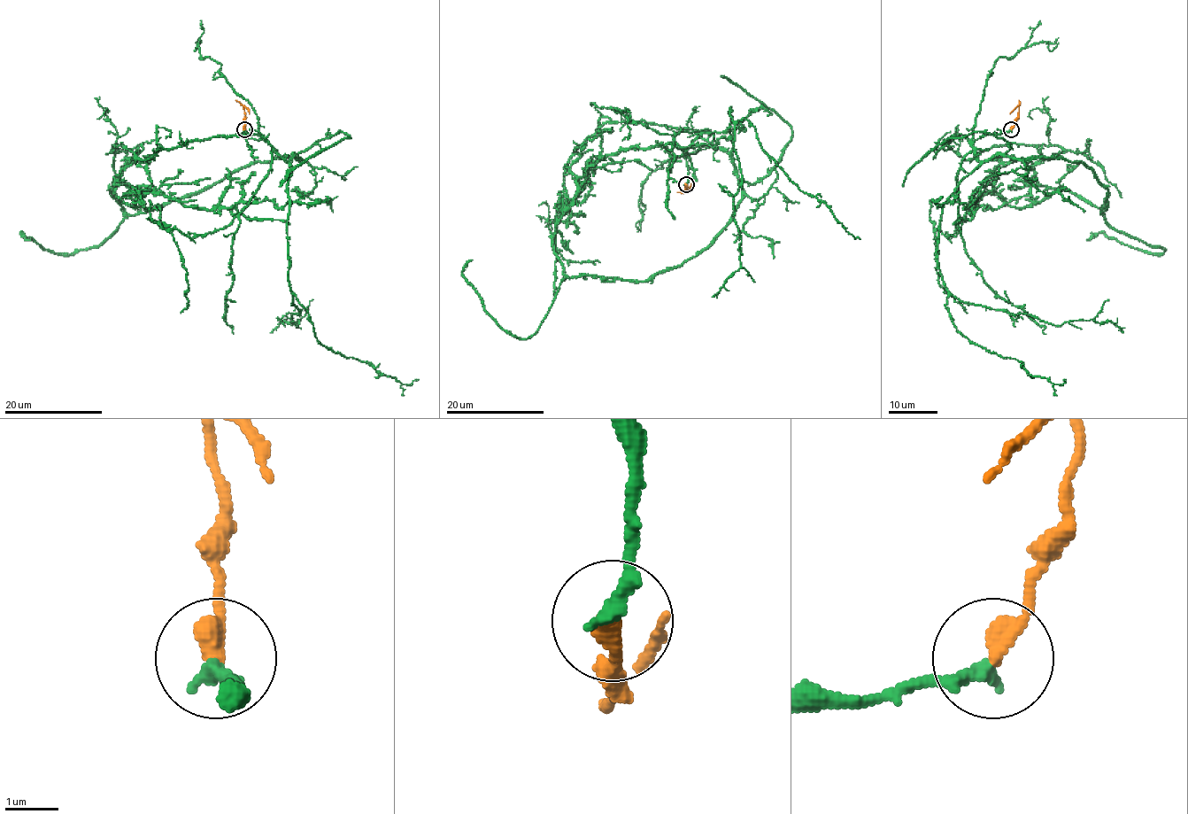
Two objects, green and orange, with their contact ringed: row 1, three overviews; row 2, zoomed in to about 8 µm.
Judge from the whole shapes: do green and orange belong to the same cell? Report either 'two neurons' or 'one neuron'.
one neuron

